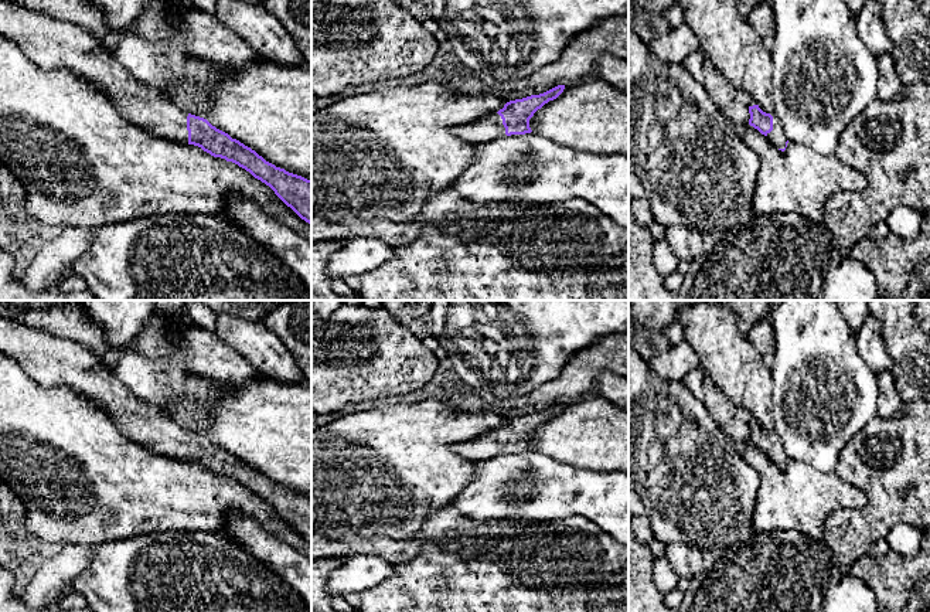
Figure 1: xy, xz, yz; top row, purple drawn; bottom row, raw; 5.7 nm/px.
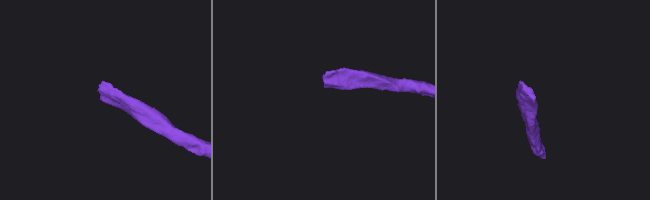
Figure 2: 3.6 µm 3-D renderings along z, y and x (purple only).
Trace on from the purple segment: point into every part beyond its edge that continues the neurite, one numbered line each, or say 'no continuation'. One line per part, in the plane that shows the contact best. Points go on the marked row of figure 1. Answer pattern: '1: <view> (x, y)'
1: xy (50, 43)

